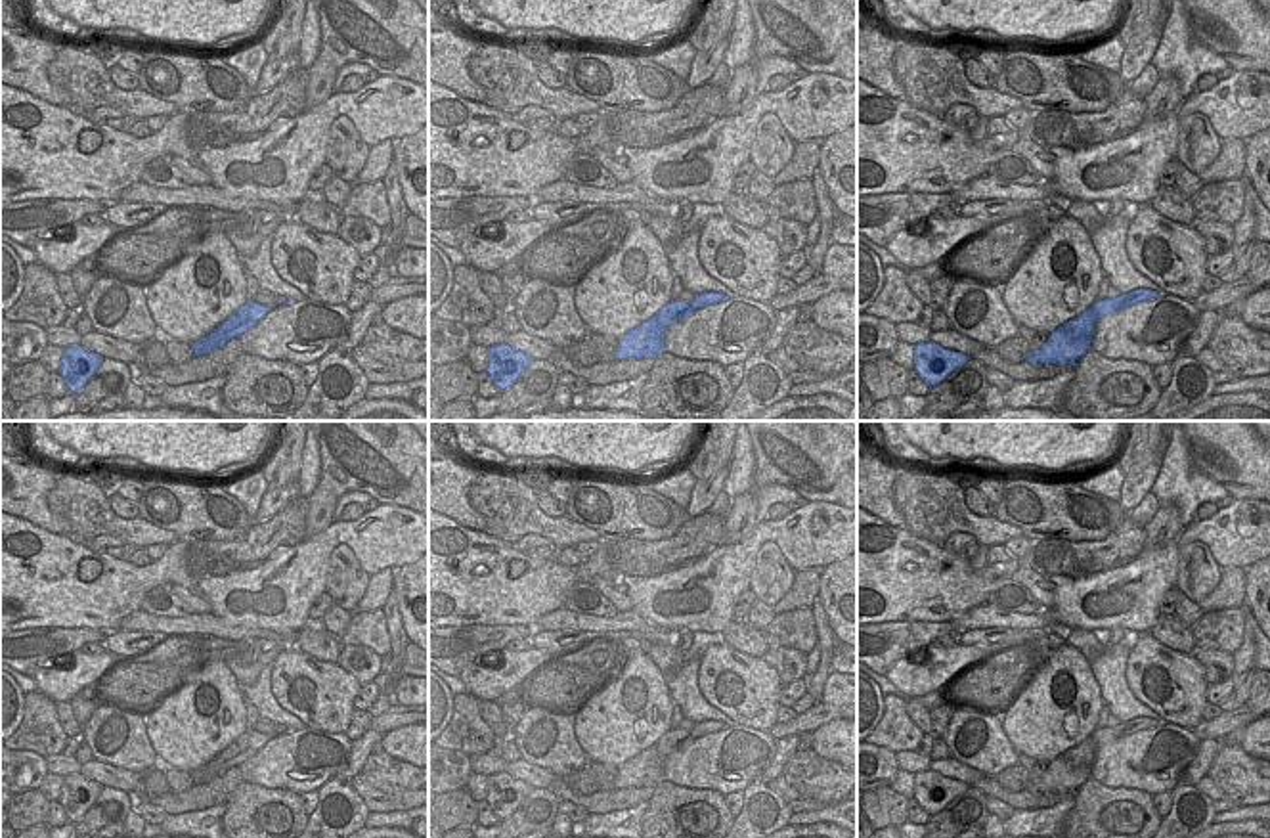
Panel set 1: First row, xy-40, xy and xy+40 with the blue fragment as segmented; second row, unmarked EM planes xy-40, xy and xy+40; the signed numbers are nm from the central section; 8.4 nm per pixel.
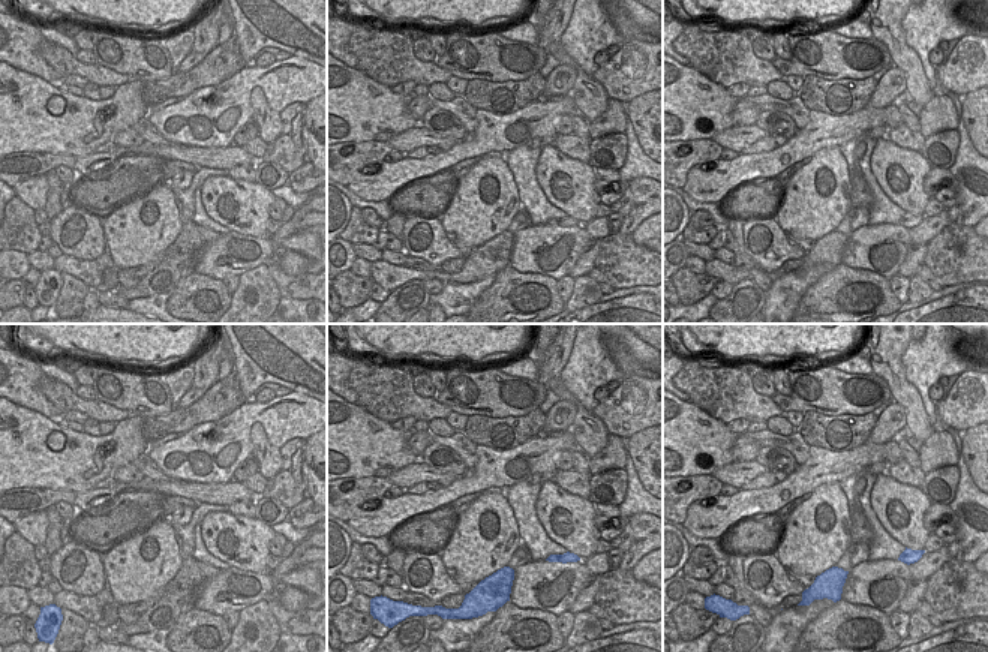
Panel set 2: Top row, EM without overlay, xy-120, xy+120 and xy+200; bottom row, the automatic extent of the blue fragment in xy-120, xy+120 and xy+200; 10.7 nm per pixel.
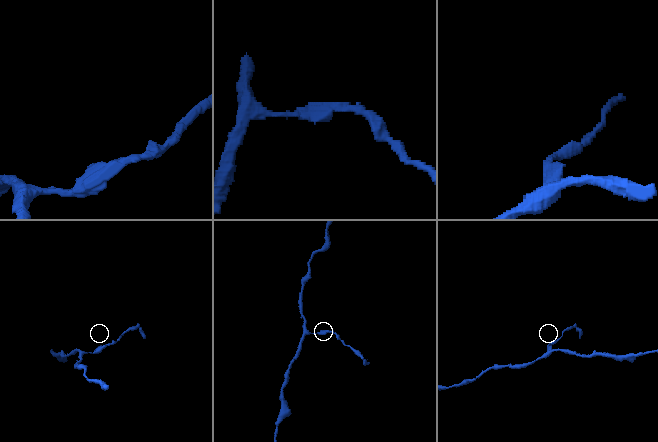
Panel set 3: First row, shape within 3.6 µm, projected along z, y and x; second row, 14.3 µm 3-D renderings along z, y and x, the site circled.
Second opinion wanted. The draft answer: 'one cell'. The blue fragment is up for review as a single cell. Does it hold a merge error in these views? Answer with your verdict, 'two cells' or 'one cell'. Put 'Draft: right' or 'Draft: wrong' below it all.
two cells
Draft: wrong

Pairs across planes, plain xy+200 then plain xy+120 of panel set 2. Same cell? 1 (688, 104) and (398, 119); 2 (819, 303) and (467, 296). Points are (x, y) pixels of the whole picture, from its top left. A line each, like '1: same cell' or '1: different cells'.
1: same cell
2: different cells

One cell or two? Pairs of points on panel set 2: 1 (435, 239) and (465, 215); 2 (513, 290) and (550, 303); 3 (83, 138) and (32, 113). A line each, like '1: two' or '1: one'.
1: two
2: one
3: one

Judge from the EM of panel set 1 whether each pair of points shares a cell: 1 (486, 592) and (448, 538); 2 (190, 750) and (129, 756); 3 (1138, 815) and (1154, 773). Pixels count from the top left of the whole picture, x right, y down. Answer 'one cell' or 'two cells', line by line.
1: one cell
2: two cells
3: two cells

